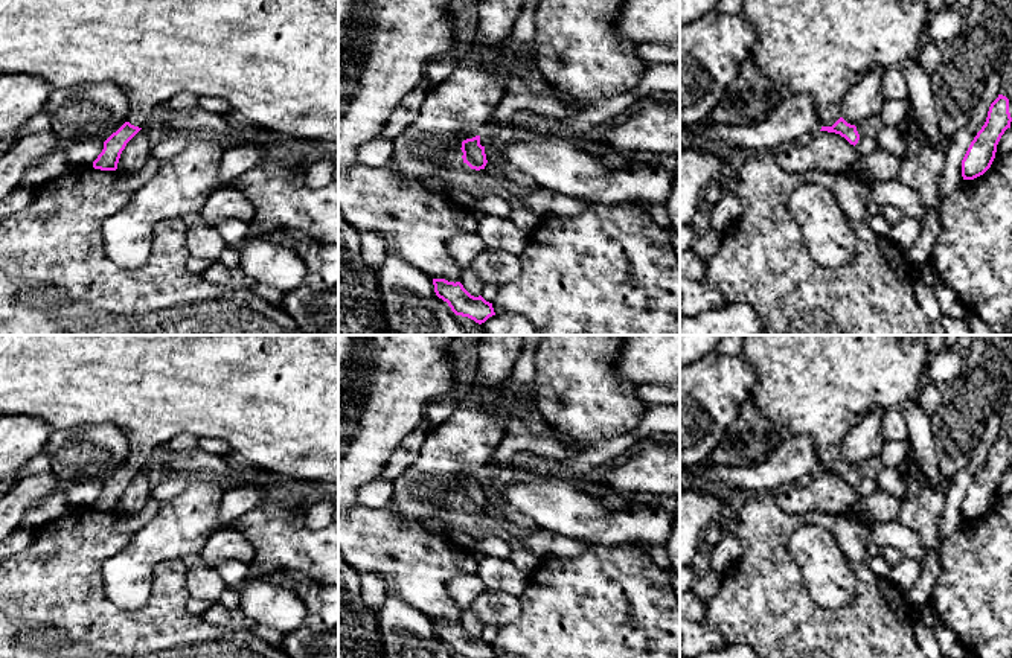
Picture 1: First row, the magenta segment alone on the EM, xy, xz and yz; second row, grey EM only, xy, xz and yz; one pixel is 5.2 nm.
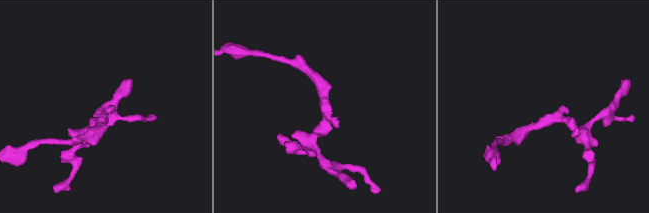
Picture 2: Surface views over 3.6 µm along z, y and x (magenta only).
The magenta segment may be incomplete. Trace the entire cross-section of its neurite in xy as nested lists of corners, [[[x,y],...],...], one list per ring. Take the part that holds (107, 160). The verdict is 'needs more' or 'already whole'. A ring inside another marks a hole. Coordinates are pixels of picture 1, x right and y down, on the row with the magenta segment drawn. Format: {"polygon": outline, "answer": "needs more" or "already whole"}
{"polygon": [[[0,0],[0,73],[40,76],[53,88],[116,84],[128,97],[131,111],[128,120],[104,142],[102,152],[93,161],[93,168],[101,171],[116,171],[126,143],[151,125],[154,114],[181,91],[226,101],[238,122],[253,133],[338,143],[338,0]]], "answer": "needs more"}

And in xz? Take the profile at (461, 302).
{"polygon": [[[433,279],[433,285],[436,295],[447,302],[456,315],[468,317],[479,324],[495,315],[492,303],[482,295],[471,295],[460,282]]], "answer": "already whole"}

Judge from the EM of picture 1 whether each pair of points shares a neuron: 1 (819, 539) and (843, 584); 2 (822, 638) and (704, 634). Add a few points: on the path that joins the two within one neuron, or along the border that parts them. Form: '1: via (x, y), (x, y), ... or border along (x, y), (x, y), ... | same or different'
1: via (819, 550), (822, 562), (832, 573) | same
2: border along (707, 622), (726, 642) | different

